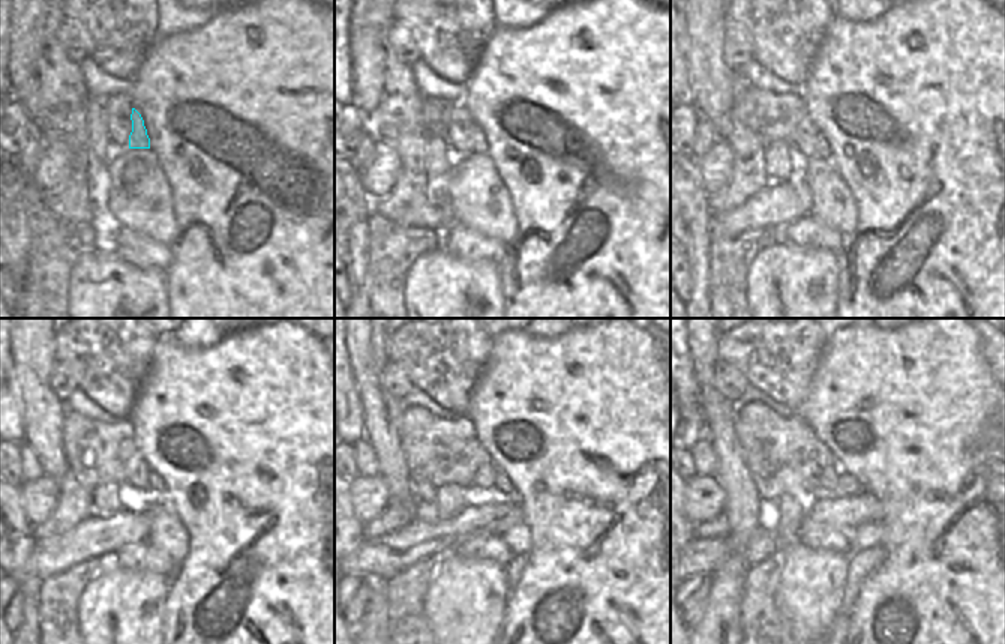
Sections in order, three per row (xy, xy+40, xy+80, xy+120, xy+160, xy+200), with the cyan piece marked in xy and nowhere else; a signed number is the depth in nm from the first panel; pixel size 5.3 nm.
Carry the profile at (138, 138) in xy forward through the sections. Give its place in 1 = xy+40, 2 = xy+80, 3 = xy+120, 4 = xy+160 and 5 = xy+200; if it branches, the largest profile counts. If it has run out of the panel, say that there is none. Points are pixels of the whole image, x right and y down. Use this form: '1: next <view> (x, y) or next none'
1: next xy+40 (480, 144)
2: next xy+80 (822, 147)
3: next xy+120 (156, 484)
4: next xy+160 (501, 482)
5: next xy+200 (848, 485)

